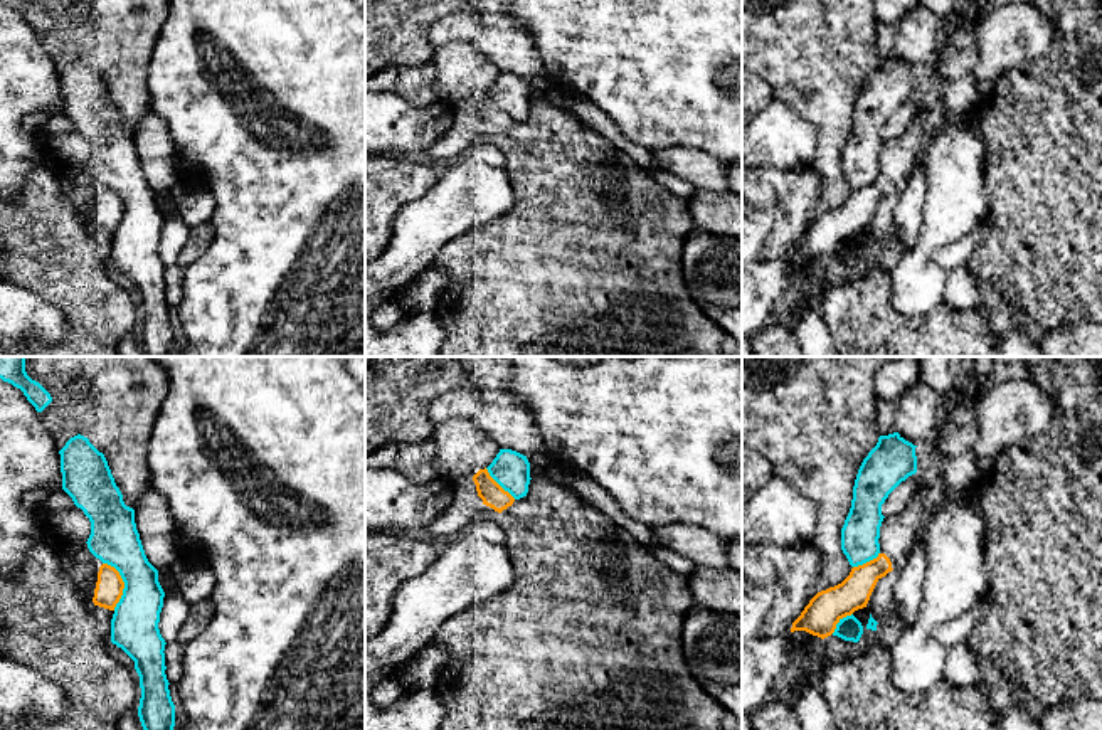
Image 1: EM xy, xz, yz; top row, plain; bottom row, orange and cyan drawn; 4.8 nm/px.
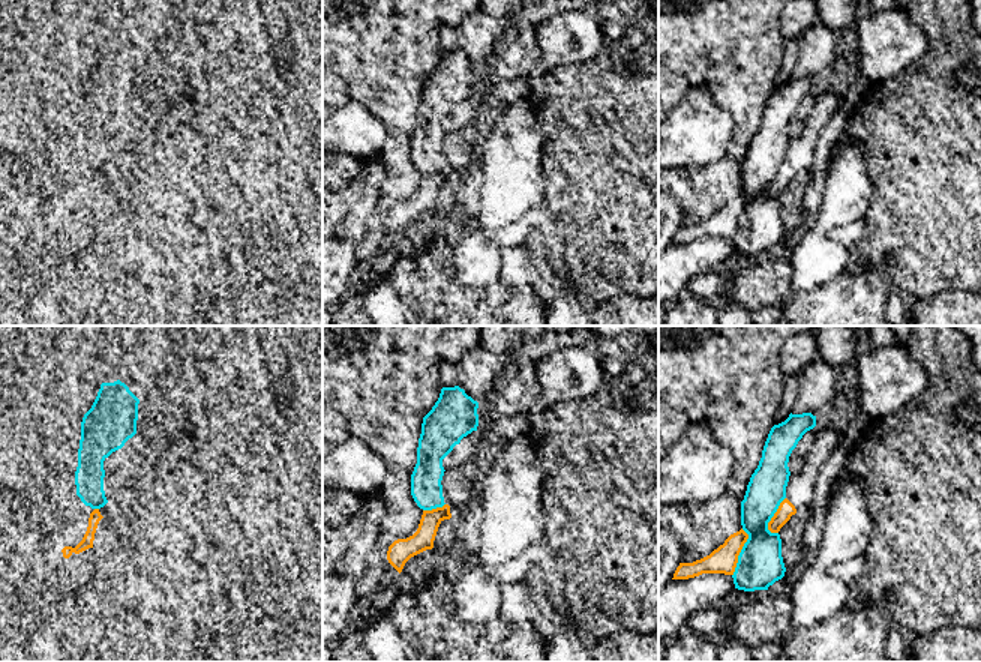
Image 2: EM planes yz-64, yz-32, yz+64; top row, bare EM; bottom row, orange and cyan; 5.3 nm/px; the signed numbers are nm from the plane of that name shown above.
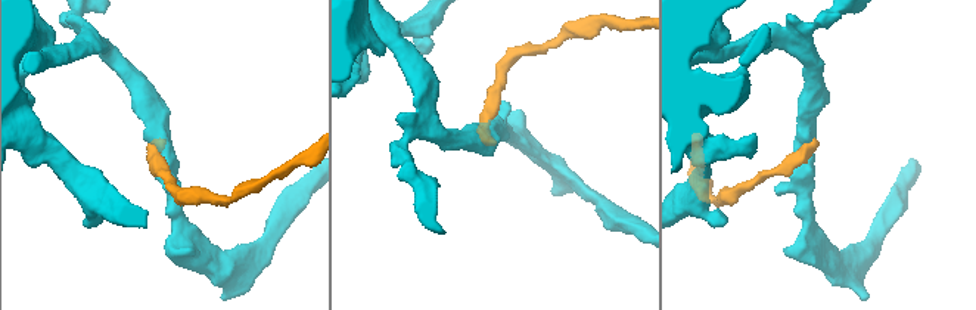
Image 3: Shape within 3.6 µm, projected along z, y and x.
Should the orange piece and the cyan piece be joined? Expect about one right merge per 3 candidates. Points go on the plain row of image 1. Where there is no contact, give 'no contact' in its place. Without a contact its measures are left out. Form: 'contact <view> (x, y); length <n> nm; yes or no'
contact xy (123, 207); length 240 nm; no

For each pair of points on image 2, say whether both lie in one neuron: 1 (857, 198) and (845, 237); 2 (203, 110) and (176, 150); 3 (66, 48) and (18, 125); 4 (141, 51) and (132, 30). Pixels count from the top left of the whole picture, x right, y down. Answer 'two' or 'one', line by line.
1: two
2: two
3: two
4: one

